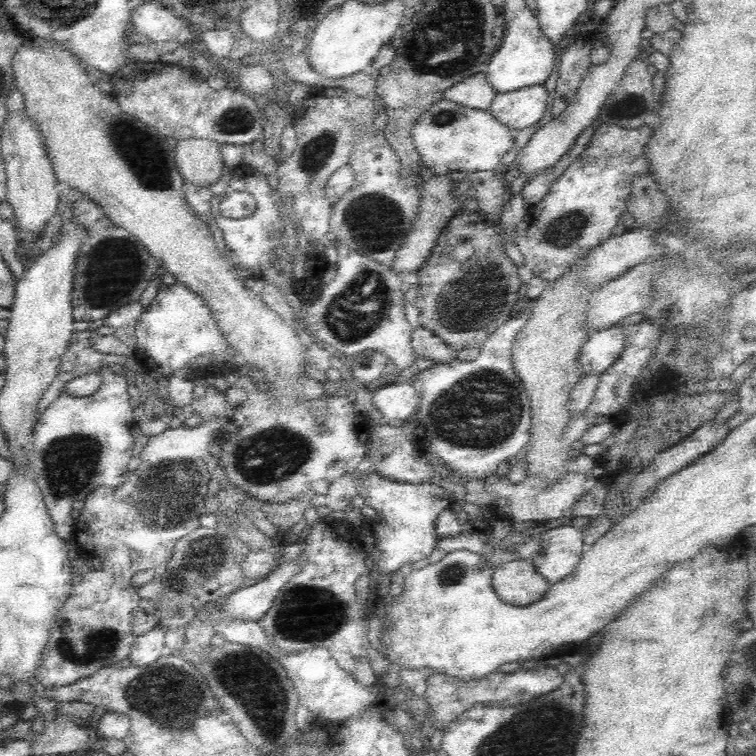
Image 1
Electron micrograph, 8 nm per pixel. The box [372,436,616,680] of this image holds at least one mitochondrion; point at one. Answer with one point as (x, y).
(454, 573)

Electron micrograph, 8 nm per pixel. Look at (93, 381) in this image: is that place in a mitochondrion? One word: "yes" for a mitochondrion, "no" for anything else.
no

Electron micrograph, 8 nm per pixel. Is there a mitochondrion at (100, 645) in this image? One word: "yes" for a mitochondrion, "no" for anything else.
yes

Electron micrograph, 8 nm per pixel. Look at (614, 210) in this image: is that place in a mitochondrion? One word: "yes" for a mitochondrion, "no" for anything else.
no

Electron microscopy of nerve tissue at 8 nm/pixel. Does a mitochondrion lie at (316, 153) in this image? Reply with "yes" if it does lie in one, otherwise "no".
yes

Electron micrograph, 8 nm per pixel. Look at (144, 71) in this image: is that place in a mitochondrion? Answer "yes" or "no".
no

